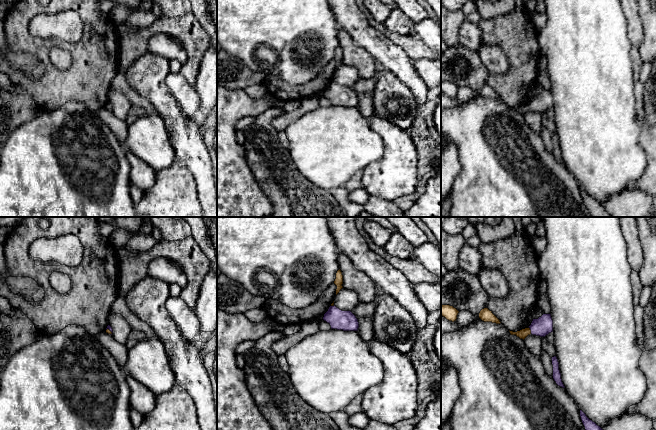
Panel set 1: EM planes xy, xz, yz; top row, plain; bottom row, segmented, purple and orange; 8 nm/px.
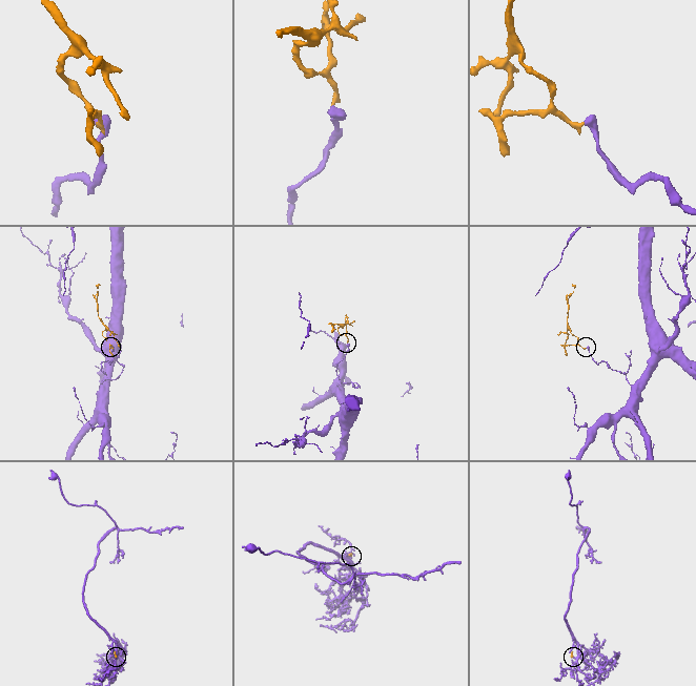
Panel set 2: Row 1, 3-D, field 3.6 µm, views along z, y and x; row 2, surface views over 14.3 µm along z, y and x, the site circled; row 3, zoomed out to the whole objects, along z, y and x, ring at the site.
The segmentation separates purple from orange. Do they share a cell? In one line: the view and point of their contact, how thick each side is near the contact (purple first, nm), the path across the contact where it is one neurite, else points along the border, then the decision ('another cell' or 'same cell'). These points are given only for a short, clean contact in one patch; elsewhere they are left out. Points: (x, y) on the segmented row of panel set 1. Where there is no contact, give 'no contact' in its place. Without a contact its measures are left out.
contact yz (530, 329); calibres 150 and 80 nm; way yz (542, 326), (530, 329), (522, 334); same cell

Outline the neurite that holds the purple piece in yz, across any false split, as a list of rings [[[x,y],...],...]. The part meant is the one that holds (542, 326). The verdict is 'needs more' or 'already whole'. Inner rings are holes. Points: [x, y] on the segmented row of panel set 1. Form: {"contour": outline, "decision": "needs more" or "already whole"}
{"contour": [[[543,314],[538,319],[533,319],[531,325],[528,328],[517,332],[509,330],[509,332],[511,335],[516,335],[523,340],[530,334],[545,337],[549,333],[553,332],[553,320],[551,314]]], "decision": "needs more"}

